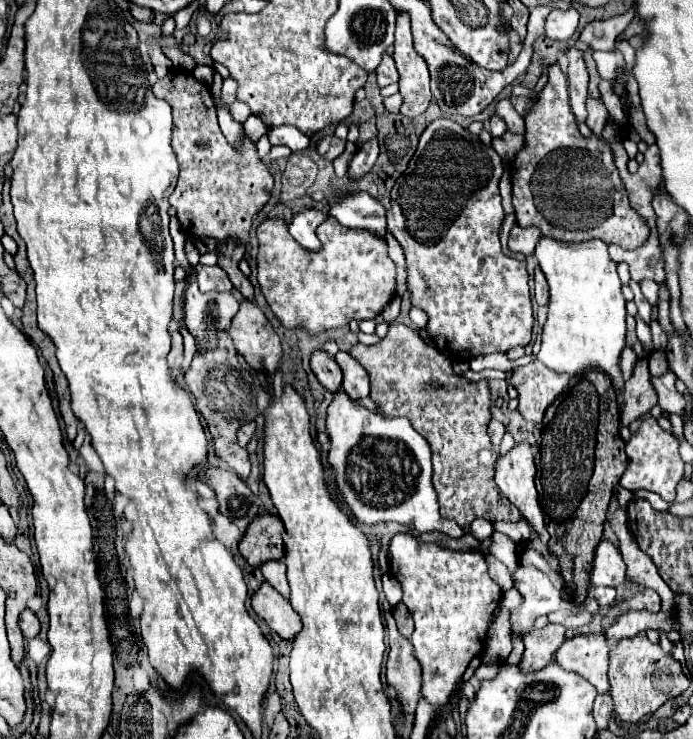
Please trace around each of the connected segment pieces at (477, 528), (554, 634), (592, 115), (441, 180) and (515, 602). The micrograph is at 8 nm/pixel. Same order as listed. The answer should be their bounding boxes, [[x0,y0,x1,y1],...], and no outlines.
[[470,519,494,539],[520,623,566,671],[586,95,608,137],[388,117,534,359],[500,588,523,610]]

